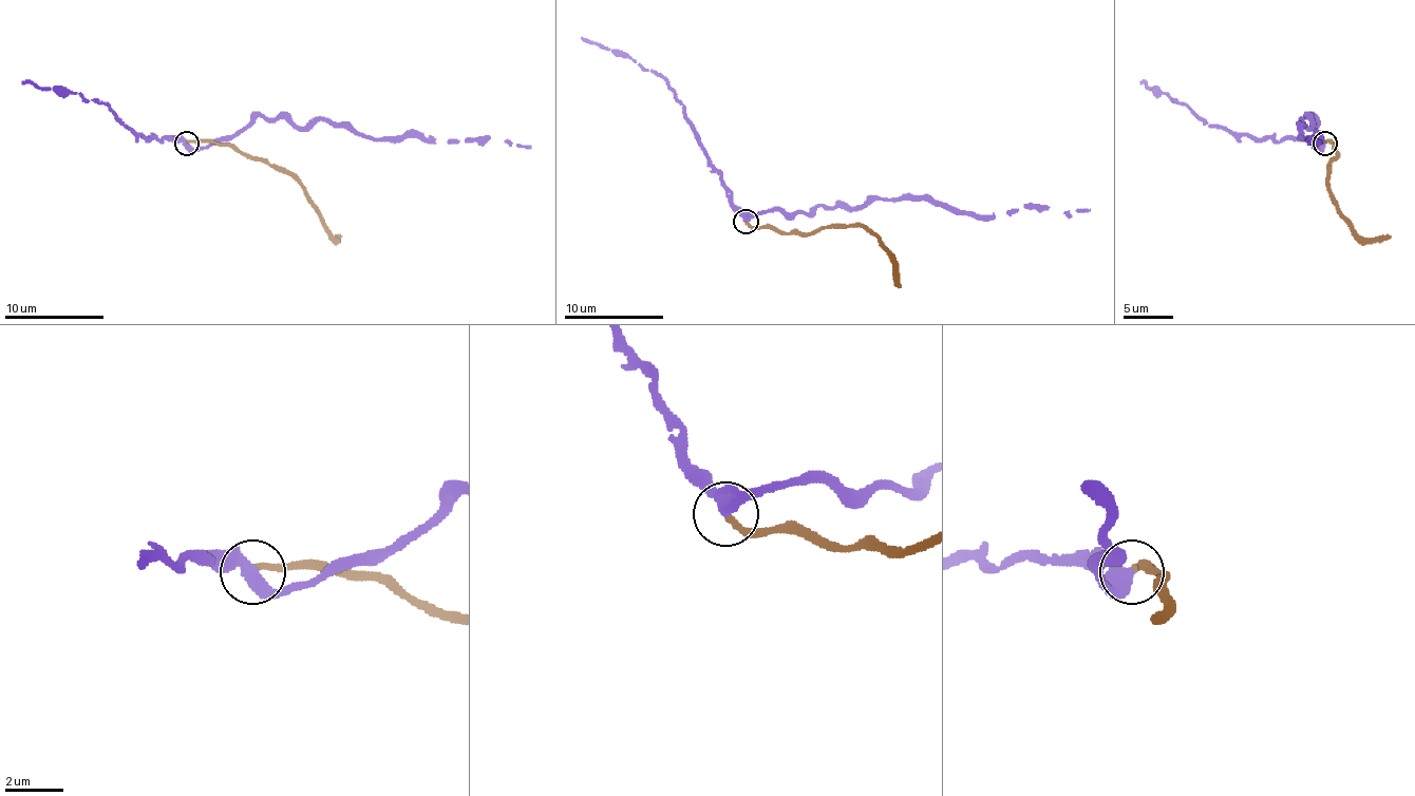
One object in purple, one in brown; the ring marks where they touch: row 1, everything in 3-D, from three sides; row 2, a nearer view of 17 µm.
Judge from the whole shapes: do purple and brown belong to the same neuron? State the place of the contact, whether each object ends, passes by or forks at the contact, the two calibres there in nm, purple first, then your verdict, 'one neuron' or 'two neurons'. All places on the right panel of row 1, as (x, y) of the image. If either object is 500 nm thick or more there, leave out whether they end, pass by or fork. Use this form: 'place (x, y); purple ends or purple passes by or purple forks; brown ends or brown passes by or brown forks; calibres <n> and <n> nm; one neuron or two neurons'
place (1324, 143); purple passes by; brown ends; calibres 360 and 220 nm; one neuron

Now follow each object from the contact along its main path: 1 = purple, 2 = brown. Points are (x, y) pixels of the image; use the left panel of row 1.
1: (186, 143), (221, 143), (260, 117), (289, 117), (300, 128), (317, 120), (366, 135), (490, 137), (530, 147)
2: (186, 143), (236, 145), (245, 154), (282, 167), (302, 187), (309, 204), (335, 237), (342, 237)

